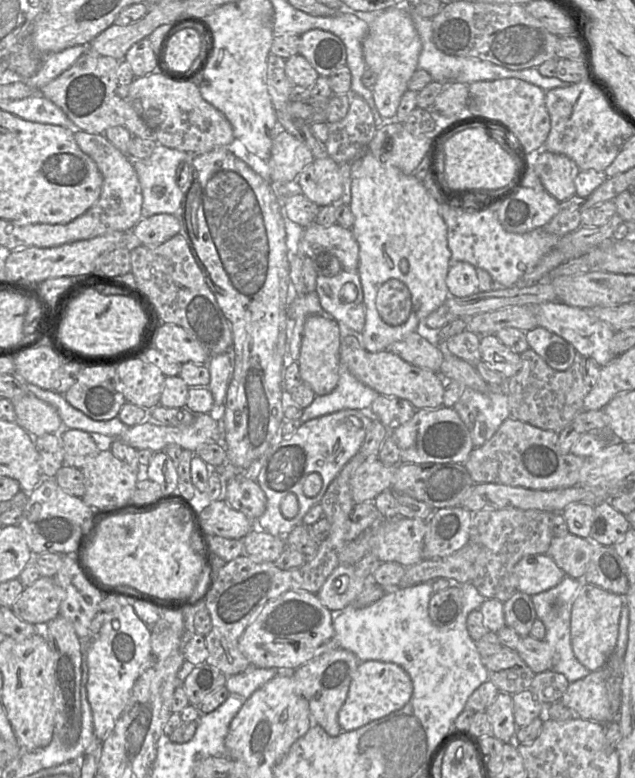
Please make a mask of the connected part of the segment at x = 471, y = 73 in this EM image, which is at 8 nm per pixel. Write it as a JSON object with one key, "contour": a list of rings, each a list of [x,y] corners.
{"contour":[[[412,15],[414,25],[422,42],[422,51],[418,60],[418,68],[430,73],[433,81],[438,82],[461,82],[471,84],[477,81],[492,81],[504,78],[517,78],[540,87],[544,91],[554,88],[567,87],[570,84],[563,82],[556,77],[544,77],[537,68],[523,70],[510,70],[489,61],[475,57],[450,55],[439,50],[432,41],[432,19],[423,18],[419,15]]]}

